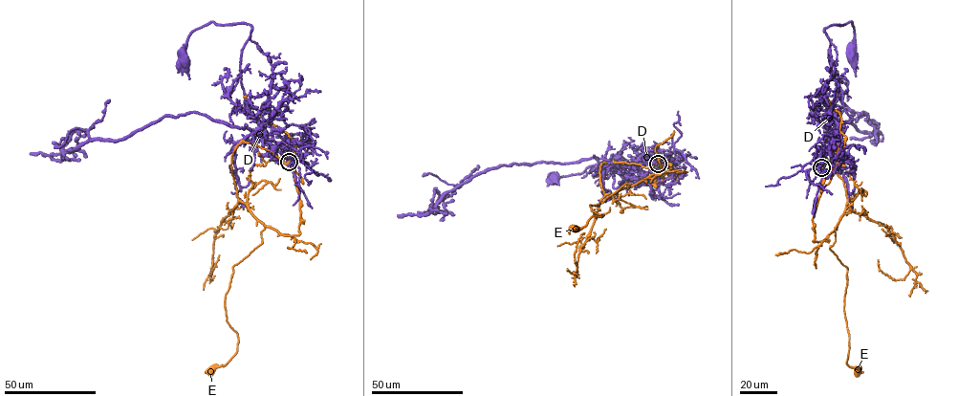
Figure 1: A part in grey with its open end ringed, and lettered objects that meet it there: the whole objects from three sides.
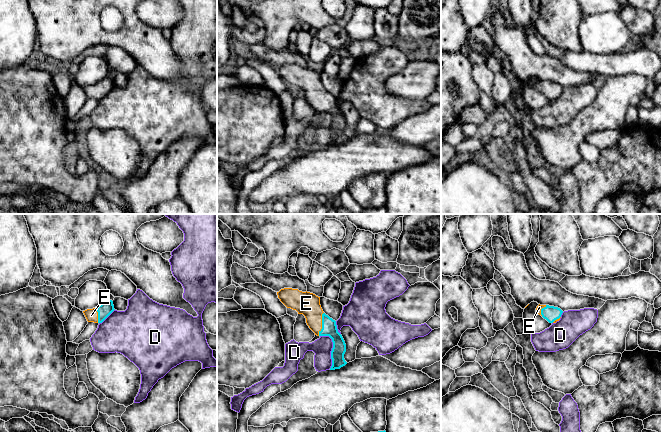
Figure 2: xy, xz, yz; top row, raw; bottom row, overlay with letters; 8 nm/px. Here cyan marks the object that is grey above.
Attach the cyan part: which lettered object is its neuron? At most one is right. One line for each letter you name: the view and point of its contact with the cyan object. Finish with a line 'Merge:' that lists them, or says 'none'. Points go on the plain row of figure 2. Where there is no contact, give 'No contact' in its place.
E: Touches cyan at xz (322, 100)
Merge: E

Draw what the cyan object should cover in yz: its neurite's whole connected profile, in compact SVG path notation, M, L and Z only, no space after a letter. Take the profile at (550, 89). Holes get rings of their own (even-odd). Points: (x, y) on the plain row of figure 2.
M540 80L536 84L536 88L549 99L556 99L559 97L563 89L563 87L558 83Z

